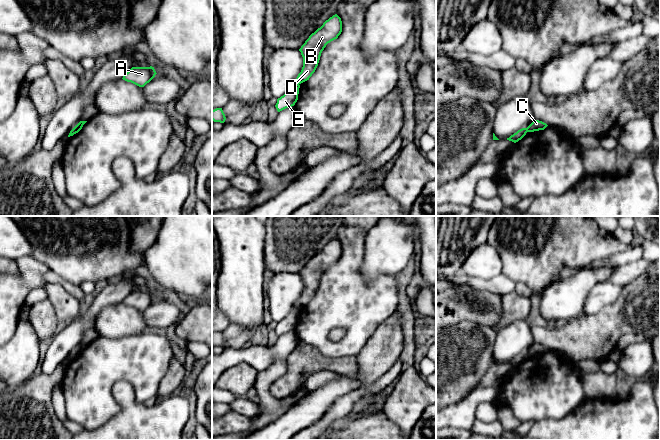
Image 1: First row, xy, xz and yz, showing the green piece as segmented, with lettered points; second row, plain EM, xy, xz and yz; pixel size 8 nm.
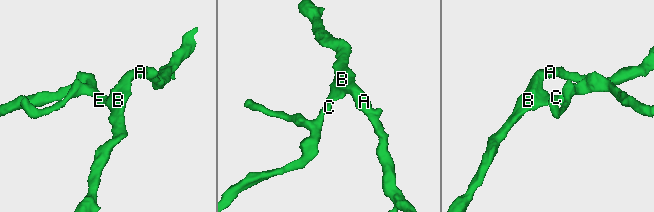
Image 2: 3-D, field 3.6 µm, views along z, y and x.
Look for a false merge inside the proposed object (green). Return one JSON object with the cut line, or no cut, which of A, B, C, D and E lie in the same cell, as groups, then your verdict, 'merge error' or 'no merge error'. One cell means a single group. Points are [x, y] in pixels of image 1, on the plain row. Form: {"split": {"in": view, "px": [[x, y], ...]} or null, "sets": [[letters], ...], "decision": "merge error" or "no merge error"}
{"split": {"in": "yz", "px": [[526, 352], [527, 355]]}, "sets": [["A", "B", "D"], ["C", "E"]], "decision": "merge error"}

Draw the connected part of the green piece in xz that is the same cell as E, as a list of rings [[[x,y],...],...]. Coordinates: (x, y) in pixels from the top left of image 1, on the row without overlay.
[[[295,307],[283,320],[277,323],[275,329],[278,336],[295,329],[298,324],[299,307]]]

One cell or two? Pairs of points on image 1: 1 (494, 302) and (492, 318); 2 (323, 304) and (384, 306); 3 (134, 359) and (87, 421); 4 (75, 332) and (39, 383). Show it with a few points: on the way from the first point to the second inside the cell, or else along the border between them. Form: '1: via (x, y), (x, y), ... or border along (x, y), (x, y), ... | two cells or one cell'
1: via (492, 306), (492, 314) | one cell
2: via (338, 304), (369, 305) | one cell
3: via (117, 370), (90, 397), (90, 404) | one cell
4: border along (42, 372), (52, 373) | two cells

